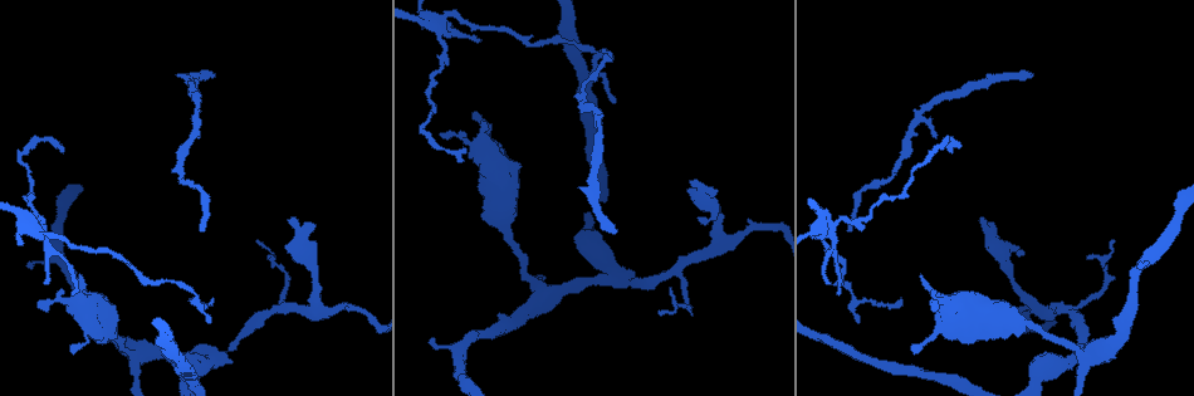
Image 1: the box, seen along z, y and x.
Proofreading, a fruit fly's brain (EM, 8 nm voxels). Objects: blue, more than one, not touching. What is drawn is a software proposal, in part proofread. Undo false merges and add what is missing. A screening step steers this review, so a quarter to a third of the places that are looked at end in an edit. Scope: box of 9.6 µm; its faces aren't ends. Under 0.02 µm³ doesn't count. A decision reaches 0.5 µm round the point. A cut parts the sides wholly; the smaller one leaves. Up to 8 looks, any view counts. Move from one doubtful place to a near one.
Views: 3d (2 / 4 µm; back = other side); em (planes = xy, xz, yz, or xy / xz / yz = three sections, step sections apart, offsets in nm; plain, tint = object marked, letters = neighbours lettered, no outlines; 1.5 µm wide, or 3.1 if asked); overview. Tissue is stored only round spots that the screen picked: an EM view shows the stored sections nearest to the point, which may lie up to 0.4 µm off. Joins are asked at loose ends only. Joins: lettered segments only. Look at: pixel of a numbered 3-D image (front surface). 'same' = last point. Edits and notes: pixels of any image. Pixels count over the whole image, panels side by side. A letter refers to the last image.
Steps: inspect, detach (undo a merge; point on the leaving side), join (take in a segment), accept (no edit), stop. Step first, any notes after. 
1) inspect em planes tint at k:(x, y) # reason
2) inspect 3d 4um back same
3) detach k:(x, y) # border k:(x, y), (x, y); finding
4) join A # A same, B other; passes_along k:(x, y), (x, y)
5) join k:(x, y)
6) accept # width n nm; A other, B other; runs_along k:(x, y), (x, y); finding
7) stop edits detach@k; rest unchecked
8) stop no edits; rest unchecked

inspect em planes letters at 1:(203, 353) # three arms meet

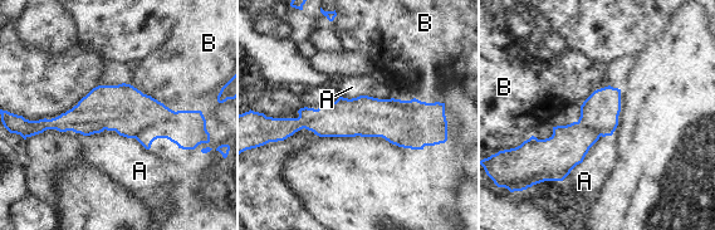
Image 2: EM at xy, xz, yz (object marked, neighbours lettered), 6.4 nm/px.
detach 2:(431, 121) # A other, B other; border 2:(403, 101), (425, 145); two neurons meet here

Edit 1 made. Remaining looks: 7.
inspect em planes plain at 1:(45, 282) # thin end

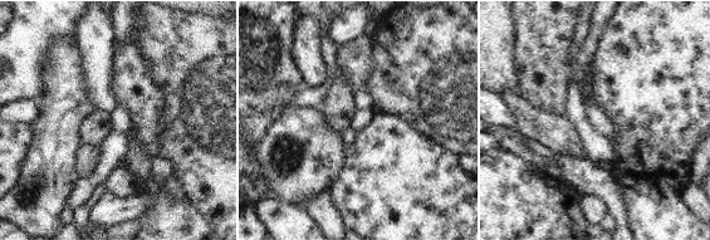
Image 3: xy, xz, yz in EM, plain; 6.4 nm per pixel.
inspect em planes letters same

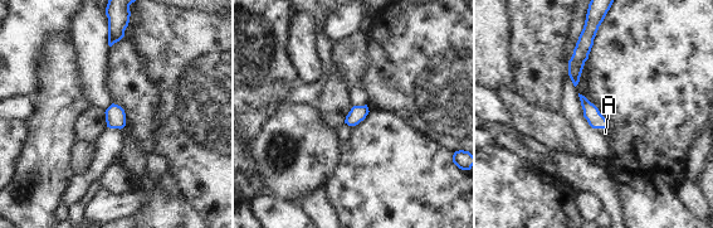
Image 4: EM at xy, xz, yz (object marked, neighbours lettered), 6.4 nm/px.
join A # A same; passes_along 4:(591, 114), (601, 127), (605, 132); it goes on there

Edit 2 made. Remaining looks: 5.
stop edits detach@2, join@4; rest unchecked

